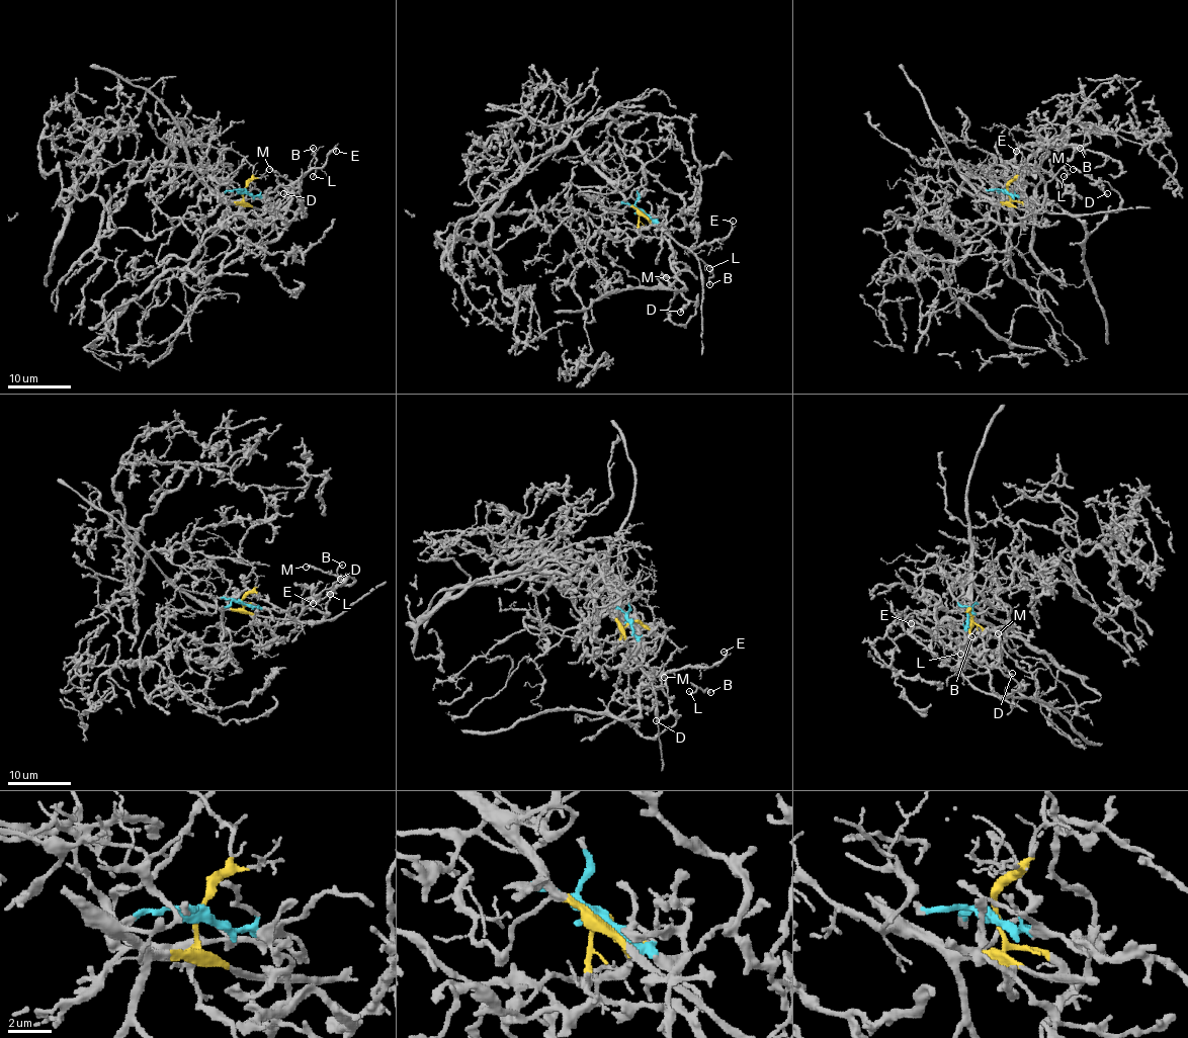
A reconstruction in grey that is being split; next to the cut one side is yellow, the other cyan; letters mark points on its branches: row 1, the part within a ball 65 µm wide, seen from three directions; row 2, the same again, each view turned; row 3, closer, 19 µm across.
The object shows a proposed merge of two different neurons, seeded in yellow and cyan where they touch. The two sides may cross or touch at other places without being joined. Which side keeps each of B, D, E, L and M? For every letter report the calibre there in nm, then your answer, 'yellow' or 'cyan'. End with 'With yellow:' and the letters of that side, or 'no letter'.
B: 190 nm | yellow
D: 240 nm | cyan
E: 140 nm | yellow
L: 180 nm | yellow
M: 240 nm | cyan
With yellow: B, E, L

